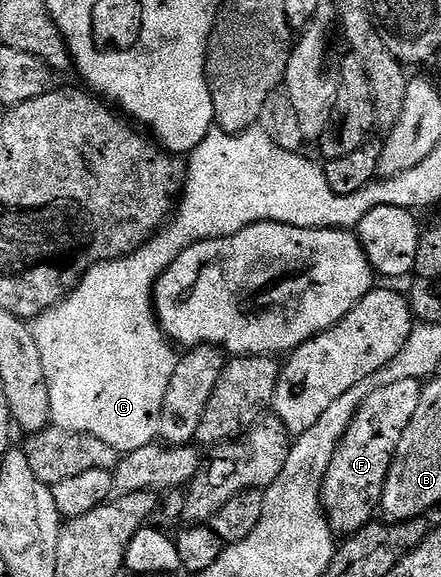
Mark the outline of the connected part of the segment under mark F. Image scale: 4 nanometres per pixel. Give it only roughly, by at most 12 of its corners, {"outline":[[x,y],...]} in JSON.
{"outline":[[421,380],[375,390],[326,470],[334,533],[374,519]]}

